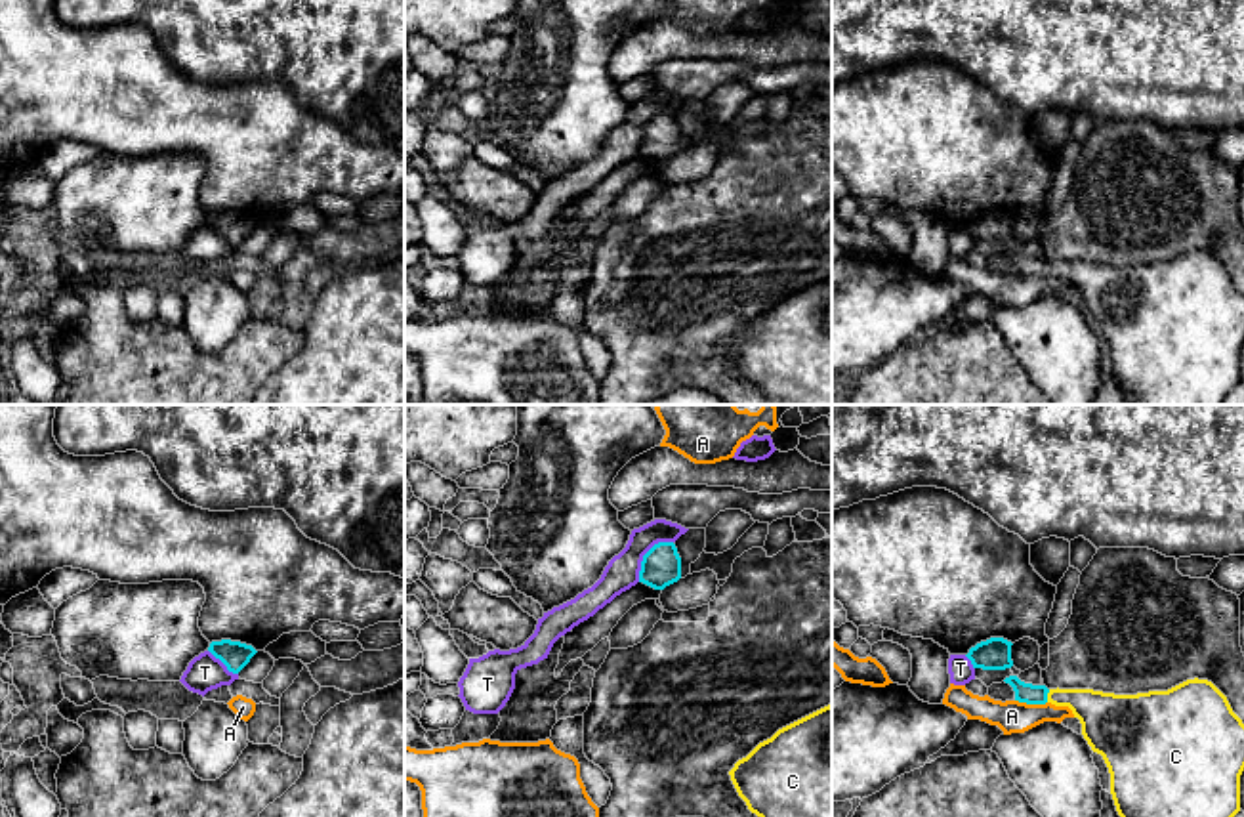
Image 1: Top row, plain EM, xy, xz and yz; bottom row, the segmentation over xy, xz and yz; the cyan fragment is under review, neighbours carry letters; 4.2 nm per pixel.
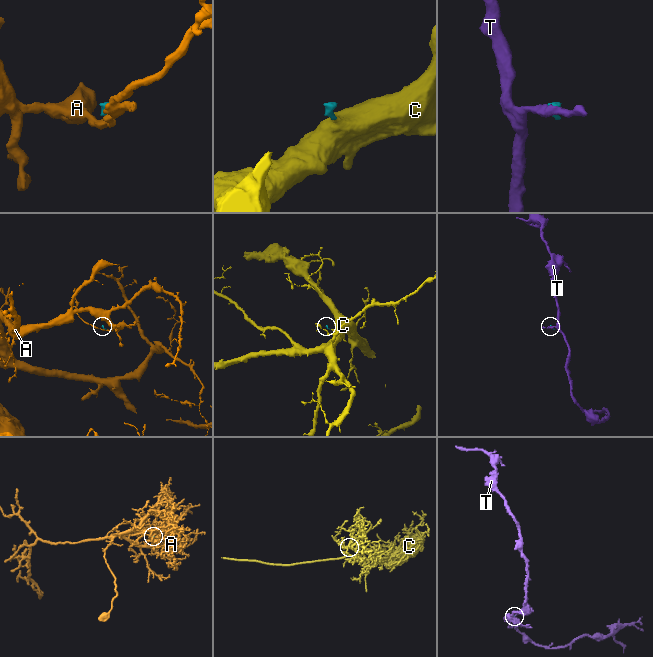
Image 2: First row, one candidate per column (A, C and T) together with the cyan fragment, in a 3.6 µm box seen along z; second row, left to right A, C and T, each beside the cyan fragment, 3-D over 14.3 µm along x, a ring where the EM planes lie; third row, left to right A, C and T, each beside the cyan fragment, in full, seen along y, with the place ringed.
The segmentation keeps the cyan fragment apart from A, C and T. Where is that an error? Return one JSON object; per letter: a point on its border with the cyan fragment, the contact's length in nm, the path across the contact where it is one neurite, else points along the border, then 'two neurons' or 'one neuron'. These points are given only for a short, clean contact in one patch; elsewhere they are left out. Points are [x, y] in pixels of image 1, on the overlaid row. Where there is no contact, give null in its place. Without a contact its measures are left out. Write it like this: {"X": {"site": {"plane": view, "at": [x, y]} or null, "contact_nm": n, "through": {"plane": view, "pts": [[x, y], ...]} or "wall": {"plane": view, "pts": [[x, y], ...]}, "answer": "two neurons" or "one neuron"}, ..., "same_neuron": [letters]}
{"A": {"site": {"plane": "yz", "at": [1031, 703]}, "contact_nm": 140, "wall": {"plane": "yz", "pts": [[1015, 699], [1046, 703]]}, "answer": "two neurons"}, "C": {"site": {"plane": "yz", "at": [1046, 695]}, "contact_nm": 60, "through": {"plane": "yz", "pts": [[1029, 693], [1046, 695], [1073, 697], [1101, 714]]}, "answer": "one neuron"}, "T": {"site": {"plane": "xz", "at": [645, 554]}, "contact_nm": 220, "wall": {"plane": "xz", "pts": [[672, 541], [661, 541], [643, 556], [638, 581]]}, "answer": "two neurons"}, "same_neuron": ["C"]}

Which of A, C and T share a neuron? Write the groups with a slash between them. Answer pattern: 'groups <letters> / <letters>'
groups A / C / T

